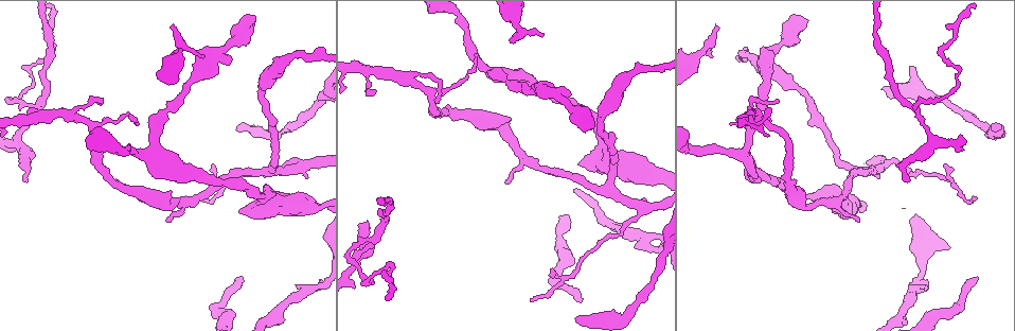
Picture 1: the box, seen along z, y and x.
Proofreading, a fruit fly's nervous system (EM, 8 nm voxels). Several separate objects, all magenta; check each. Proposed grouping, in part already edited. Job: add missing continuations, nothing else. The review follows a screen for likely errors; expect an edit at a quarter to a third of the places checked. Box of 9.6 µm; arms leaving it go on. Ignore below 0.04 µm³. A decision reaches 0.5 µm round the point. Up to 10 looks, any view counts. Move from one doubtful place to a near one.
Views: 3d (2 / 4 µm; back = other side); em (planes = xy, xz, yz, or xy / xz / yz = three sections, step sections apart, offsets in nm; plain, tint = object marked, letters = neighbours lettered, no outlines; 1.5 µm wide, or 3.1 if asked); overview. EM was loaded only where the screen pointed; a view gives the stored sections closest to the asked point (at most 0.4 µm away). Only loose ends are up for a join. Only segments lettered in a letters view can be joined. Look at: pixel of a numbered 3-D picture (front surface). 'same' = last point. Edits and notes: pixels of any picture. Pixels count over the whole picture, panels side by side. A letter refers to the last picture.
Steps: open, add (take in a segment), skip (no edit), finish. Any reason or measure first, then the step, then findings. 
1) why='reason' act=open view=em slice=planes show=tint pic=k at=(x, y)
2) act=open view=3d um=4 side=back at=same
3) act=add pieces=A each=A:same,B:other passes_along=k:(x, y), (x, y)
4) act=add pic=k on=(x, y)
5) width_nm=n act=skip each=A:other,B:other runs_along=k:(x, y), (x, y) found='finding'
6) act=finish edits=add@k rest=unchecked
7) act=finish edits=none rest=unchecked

why='free end' act=open view=3d um=2 pic=1 at=(778, 100)

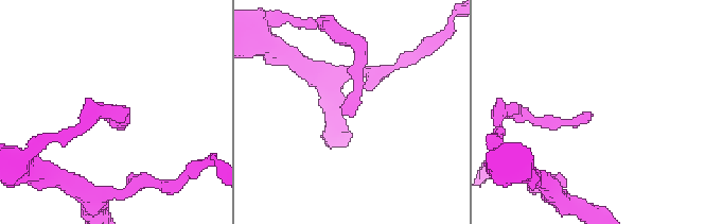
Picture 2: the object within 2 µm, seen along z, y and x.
act=open view=em slice=planes show=letters pic=2 at=(589, 116)

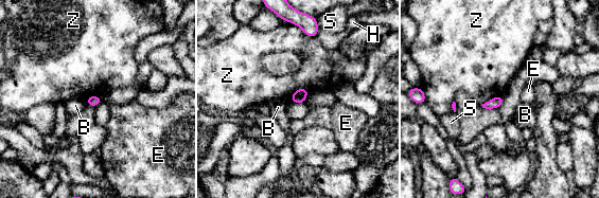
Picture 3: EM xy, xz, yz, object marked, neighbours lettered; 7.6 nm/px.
width_nm=90 act=skip each=B:other,E:other,H:other,S:other,Z:other border=3:(310, 90), (297, 88), (288, 98) found='none of them fits'

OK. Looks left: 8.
why='branch stops here' act=open view=3d um=4 pic=1 at=(575, 320)

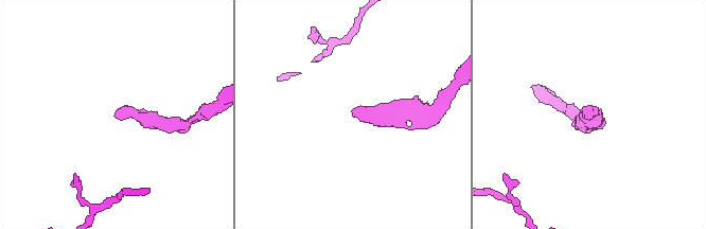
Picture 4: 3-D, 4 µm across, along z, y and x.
act=open view=em slice=xy step=8 show=tint pic=4 at=(352, 110)

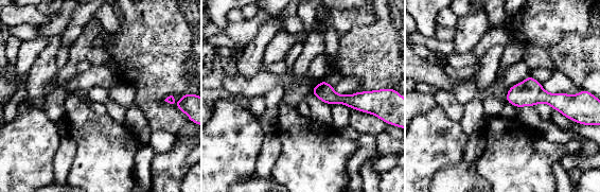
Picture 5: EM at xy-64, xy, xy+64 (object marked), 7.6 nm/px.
why='another direction' act=open view=em slice=planes show=letters at=same

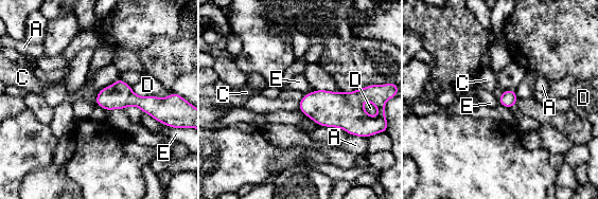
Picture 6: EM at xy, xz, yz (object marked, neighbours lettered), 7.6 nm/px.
act=skip each=A:other,C:other,D:other,E:other found='no lettered segment goes on from it'

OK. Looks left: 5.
why='free end' act=open view=3d um=4 pic=1 at=(242, 278)

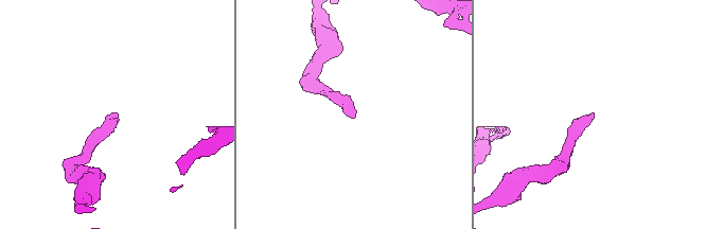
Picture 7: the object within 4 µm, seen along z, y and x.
why='shape alone is not enough' act=open view=em slice=yz step=8 show=letters pic=7 at=(593, 112)

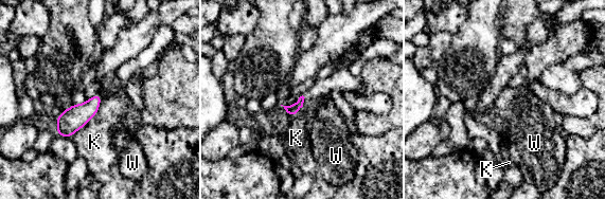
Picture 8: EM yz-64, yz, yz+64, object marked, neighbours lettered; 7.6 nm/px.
act=open view=em slice=planes show=letters at=same

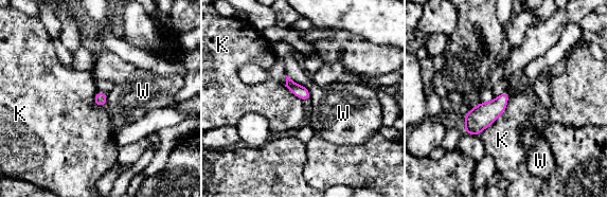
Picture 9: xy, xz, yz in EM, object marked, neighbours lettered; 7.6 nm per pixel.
act=skip each=K:other,W:other border=9:(507, 91), (505, 110), (479, 134) found='none of them fits'

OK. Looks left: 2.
why='an open end' act=open view=em slice=yz step=8 show=letters pic=1 at=(964, 150)

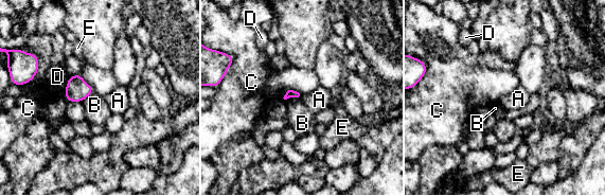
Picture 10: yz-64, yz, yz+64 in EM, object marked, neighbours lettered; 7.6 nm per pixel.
act=open view=em slice=planes show=letters at=same

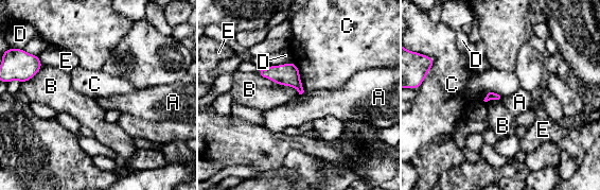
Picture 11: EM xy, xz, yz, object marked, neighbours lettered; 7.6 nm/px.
longest_contact=B:340nm act=skip each=A:other,B:other,C:other,D:other,E:other found='none of them fits'

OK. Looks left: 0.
act=finish edits=none rest=unchecked

